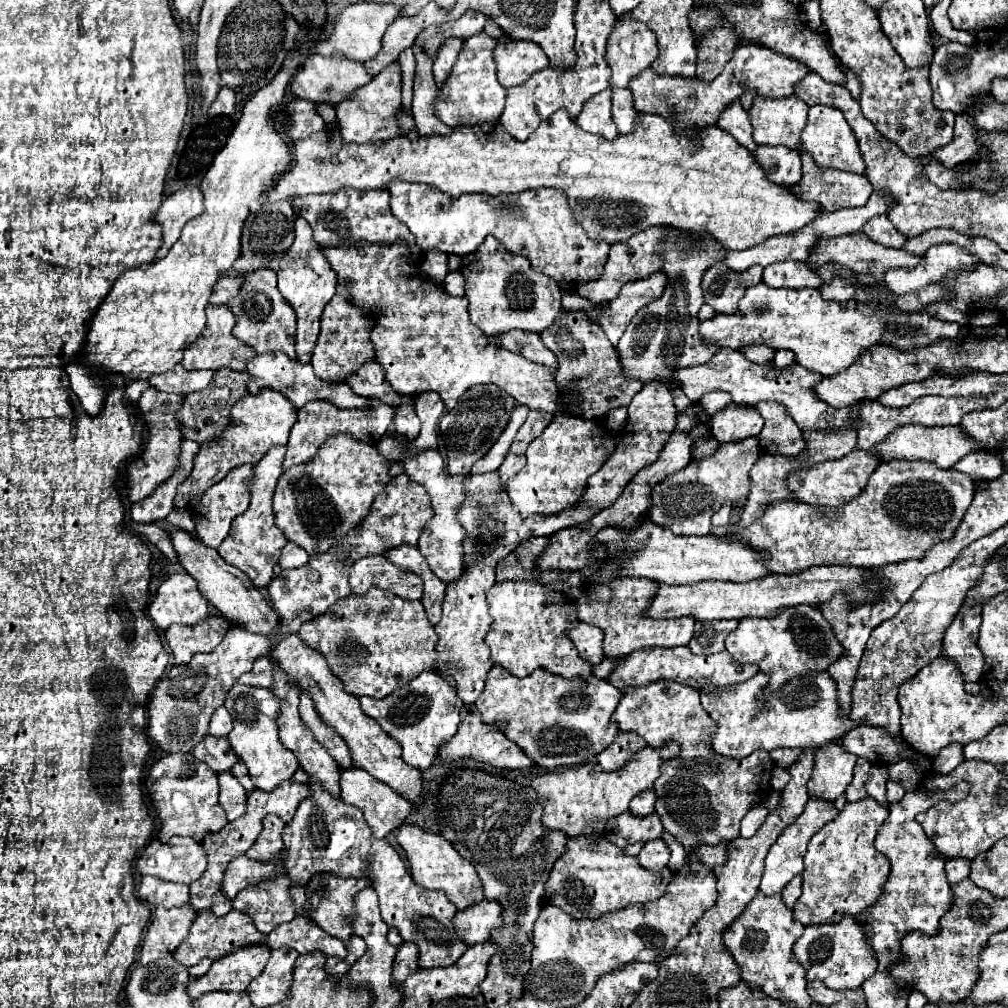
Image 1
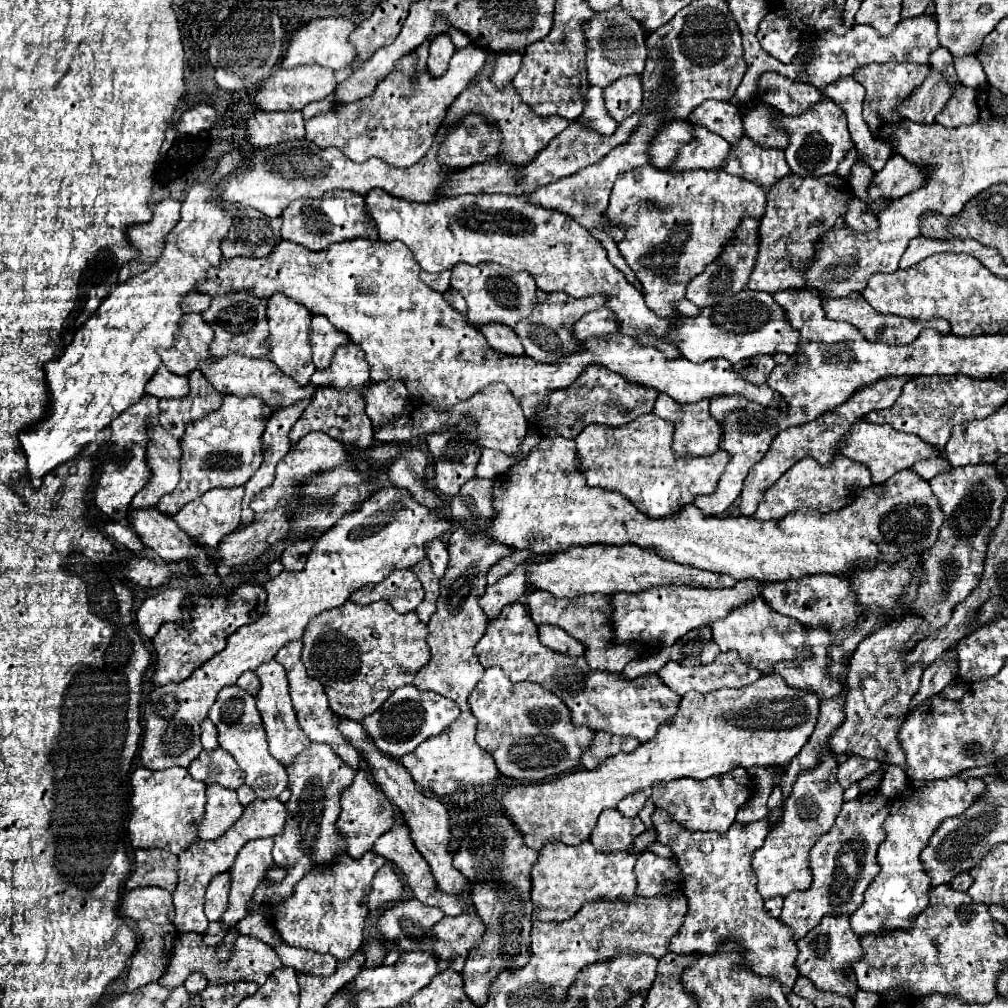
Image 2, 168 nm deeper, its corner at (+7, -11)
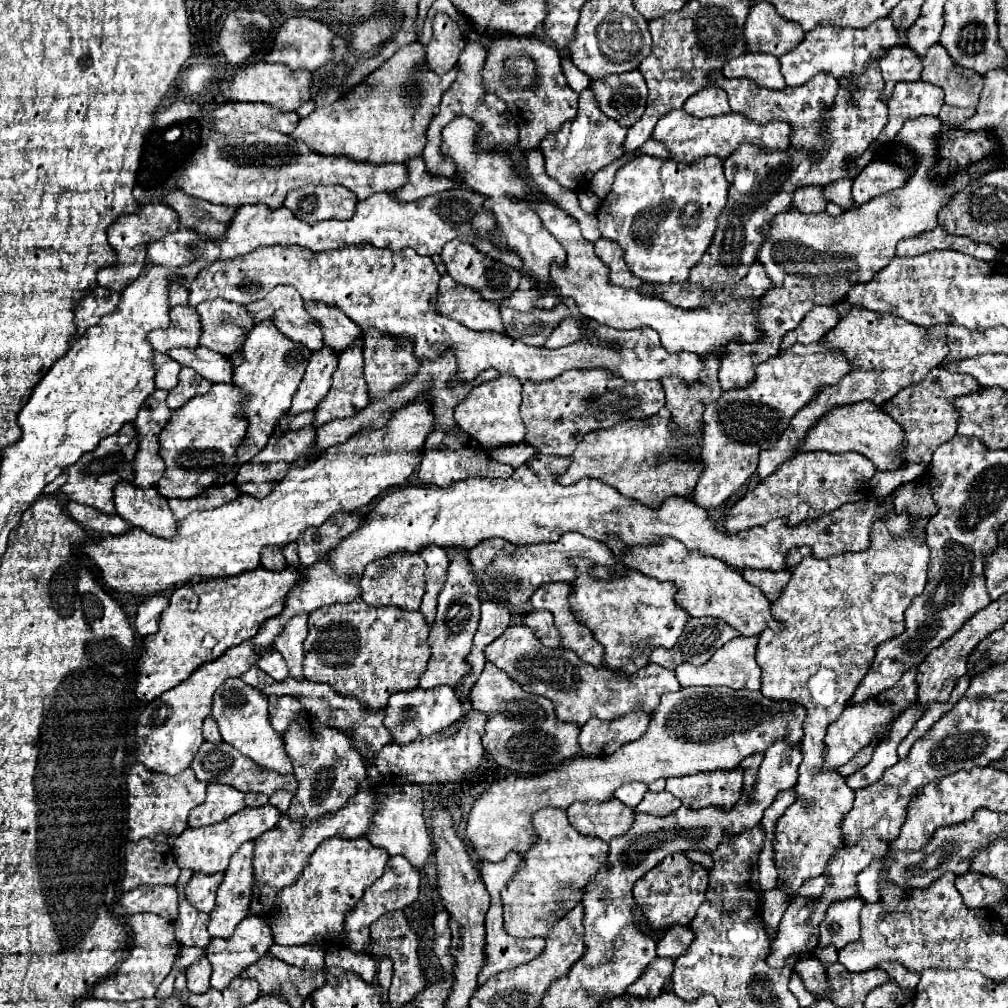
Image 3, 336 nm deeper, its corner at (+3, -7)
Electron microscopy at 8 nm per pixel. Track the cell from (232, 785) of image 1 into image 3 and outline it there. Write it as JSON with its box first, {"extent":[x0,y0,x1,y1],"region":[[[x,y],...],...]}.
{"extent":[188,783,246,829],"region":[[[210,783],[208,785],[208,795],[202,805],[192,809],[188,815],[188,827],[198,829],[198,827],[210,827],[216,825],[234,813],[242,811],[246,807],[244,803],[244,793],[230,785],[222,783]]]}

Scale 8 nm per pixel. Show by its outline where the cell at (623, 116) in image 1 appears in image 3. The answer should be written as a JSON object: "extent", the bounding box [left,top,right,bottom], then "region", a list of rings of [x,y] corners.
{"extent":[540,87,628,189],"region":[[[588,87],[580,93],[578,115],[572,121],[566,121],[556,133],[548,133],[548,137],[540,141],[540,149],[546,161],[546,173],[552,179],[556,179],[562,187],[568,187],[568,189],[578,189],[580,185],[588,185],[590,179],[600,169],[624,157],[622,143],[624,143],[626,133],[628,129],[620,127],[616,121],[612,121],[600,111],[594,99],[594,93]]]}

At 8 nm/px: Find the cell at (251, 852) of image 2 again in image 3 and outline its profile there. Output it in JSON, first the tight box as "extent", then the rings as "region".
{"extent":[208,843,254,939],"region":[[[244,843],[230,859],[224,879],[218,887],[216,905],[210,913],[208,933],[212,939],[228,937],[234,933],[236,925],[248,915],[250,889],[252,889],[252,857],[254,843]]]}

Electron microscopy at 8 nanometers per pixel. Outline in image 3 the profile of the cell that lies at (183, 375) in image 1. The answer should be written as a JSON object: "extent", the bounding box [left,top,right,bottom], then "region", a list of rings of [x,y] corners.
{"extent":[152,353,180,391],"region":[[[156,353],[152,355],[152,363],[156,365],[156,377],[154,377],[154,383],[156,383],[156,389],[164,389],[164,391],[170,391],[176,387],[178,383],[178,373],[180,373],[180,365],[172,359],[168,359],[166,355],[162,353]]]}

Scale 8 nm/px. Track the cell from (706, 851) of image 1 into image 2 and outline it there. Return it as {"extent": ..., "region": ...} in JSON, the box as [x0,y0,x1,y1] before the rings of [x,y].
{"extent":[652,809,798,995],"region":[[[656,809],[656,813],[652,815],[652,821],[656,827],[656,839],[660,843],[668,845],[678,859],[678,867],[684,877],[684,895],[688,897],[688,913],[686,913],[684,925],[680,927],[680,933],[672,939],[670,951],[676,951],[676,953],[700,951],[704,955],[716,955],[720,945],[724,945],[726,941],[734,941],[742,947],[742,951],[740,951],[742,963],[752,973],[756,973],[760,977],[776,979],[780,983],[780,987],[784,989],[784,993],[790,995],[792,987],[798,979],[798,971],[796,971],[796,963],[794,963],[796,955],[798,955],[798,947],[792,937],[792,931],[786,929],[786,925],[780,919],[772,919],[764,911],[764,899],[756,891],[756,873],[752,868],[754,851],[764,843],[764,837],[768,835],[770,825],[766,823],[766,819],[760,819],[760,821],[748,823],[748,825],[732,823],[732,829],[728,829],[726,835],[690,833],[682,825],[674,823],[668,817],[668,813],[664,813],[662,809]]]}

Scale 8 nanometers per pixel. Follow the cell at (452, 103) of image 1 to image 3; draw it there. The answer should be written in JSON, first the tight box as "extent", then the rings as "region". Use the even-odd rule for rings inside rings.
{"extent":[290,41,458,165],"region":[[[418,41],[398,49],[386,63],[382,63],[368,79],[364,79],[342,99],[328,107],[318,107],[308,117],[300,119],[290,137],[304,141],[320,155],[346,155],[354,161],[368,161],[374,165],[406,163],[406,159],[418,157],[424,149],[426,129],[434,117],[440,97],[454,83],[458,73],[452,69],[440,77],[434,71],[418,69],[424,63],[424,55],[424,45]],[[410,83],[416,83],[420,91],[412,105],[408,95]],[[352,105],[360,107],[352,113]]]}

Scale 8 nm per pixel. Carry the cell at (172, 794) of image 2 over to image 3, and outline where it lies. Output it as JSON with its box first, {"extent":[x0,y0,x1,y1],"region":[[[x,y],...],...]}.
{"extent":[126,763,206,841],"region":[[[134,763],[126,775],[128,789],[128,839],[140,841],[148,837],[152,841],[170,841],[178,837],[186,827],[188,813],[206,799],[206,783],[198,781],[192,769],[182,771],[180,775],[164,775],[148,771],[142,763]]]}

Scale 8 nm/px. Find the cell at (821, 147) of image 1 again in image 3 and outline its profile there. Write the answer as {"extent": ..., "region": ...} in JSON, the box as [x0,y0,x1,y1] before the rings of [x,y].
{"extent":[716,73,840,155],"region":[[[818,73],[816,77],[812,77],[812,81],[806,81],[804,85],[798,85],[798,87],[786,87],[782,91],[752,85],[752,81],[748,81],[748,79],[724,79],[716,87],[726,91],[732,111],[744,113],[748,119],[752,119],[760,125],[766,125],[770,119],[788,121],[792,125],[792,135],[790,135],[792,145],[806,147],[806,149],[810,149],[812,155],[814,155],[814,149],[818,149],[818,153],[822,153],[820,147],[824,145],[824,139],[820,137],[822,135],[820,119],[822,119],[822,113],[832,105],[836,91],[840,87],[838,81],[830,73]]]}

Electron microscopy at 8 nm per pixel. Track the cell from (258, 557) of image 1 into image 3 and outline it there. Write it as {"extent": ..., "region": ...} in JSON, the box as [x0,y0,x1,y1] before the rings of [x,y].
{"extent":[288,347,336,415],"region":[[[328,347],[312,353],[306,375],[292,399],[292,409],[288,413],[296,415],[302,411],[310,411],[326,397],[328,385],[332,385],[332,373],[336,371],[336,361],[336,353],[332,353]]]}

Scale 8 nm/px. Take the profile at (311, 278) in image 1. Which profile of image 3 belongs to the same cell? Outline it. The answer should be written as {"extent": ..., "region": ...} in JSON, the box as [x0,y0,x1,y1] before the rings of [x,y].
{"extent":[234,321,308,465],"region":[[[262,321],[248,333],[248,339],[244,343],[244,361],[234,369],[234,385],[238,385],[246,395],[236,415],[248,421],[248,431],[236,453],[238,465],[248,463],[256,453],[260,453],[260,449],[264,449],[268,437],[274,433],[276,421],[290,409],[292,397],[304,377],[308,357],[308,349],[304,349],[304,345],[288,341],[288,337],[284,337],[272,325],[272,321]]]}

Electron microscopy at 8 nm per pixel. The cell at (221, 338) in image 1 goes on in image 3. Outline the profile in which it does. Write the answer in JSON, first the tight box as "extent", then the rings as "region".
{"extent":[148,305,202,353],"region":[[[178,305],[170,309],[168,329],[148,333],[148,343],[160,353],[166,353],[174,347],[198,347],[200,333],[202,327],[196,309],[190,305]]]}

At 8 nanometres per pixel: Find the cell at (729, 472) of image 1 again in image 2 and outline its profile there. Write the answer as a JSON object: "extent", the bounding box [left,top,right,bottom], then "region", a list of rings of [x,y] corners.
{"extent":[576,413,730,517],"region":[[[654,413],[640,415],[638,419],[622,427],[588,425],[576,437],[576,449],[580,457],[580,471],[584,473],[588,485],[622,493],[632,501],[632,505],[636,505],[636,509],[640,509],[648,517],[668,517],[672,513],[678,513],[684,505],[694,503],[698,495],[714,493],[718,479],[730,461],[730,453],[724,453],[722,449],[706,457],[676,457],[672,453],[672,425],[656,417]]]}

